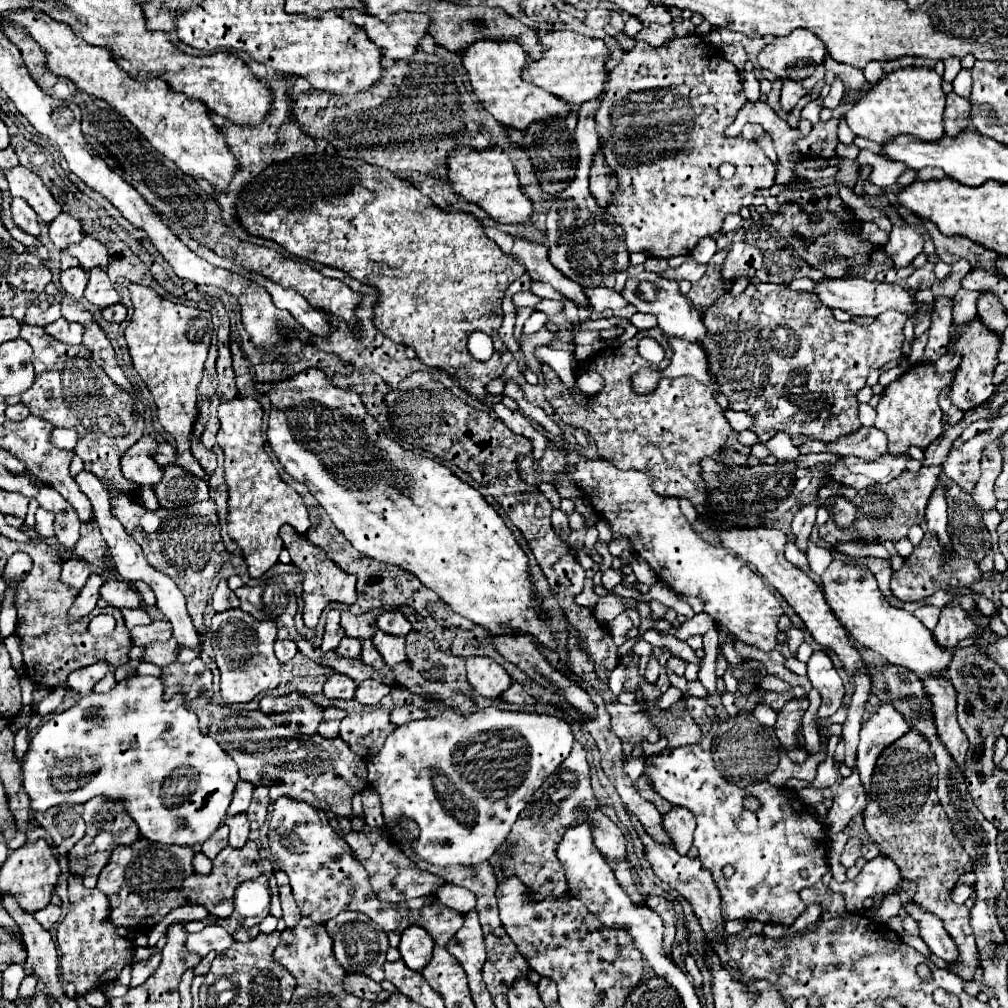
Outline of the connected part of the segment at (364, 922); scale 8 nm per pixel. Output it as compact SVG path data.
M344 912L332 918L326 924L326 930L334 942L334 956L348 974L366 974L374 982L384 980L382 964L386 962L386 950L390 946L388 946L388 936L378 928L376 922L372 922L366 914L360 912Z

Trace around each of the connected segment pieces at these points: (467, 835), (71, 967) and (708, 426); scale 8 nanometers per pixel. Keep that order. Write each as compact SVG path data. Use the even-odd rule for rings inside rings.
M494 706L482 708L482 710L478 710L478 712L470 714L470 716L458 716L454 710L444 710L442 716L424 718L424 720L418 720L418 722L408 722L408 724L396 728L386 738L384 748L374 758L370 758L370 762L368 762L368 784L374 790L378 790L378 794L382 796L384 818L390 824L398 822L402 818L412 818L412 820L418 822L418 826L420 826L420 838L414 842L414 852L416 852L416 856L420 860L426 860L426 862L436 864L436 866L456 866L456 864L472 866L472 864L486 862L496 852L496 848L506 840L506 836L510 834L512 824L518 820L520 812L526 808L526 804L530 802L532 794L568 758L572 742L574 742L574 736L572 736L570 724L564 722L564 720L560 720L560 718L556 718L556 716L548 716L548 714L526 714L526 712L502 712L502 710L494 708Z
M70 876L68 882L70 910L64 920L58 924L56 942L60 950L60 974L62 978L88 978L86 982L76 984L78 996L84 996L90 986L112 982L118 978L120 970L132 962L132 944L118 936L116 928L110 924L108 898L98 888L88 890L82 884L80 876Z
M656 328L652 330L642 330L638 332L632 340L624 344L608 344L602 350L594 354L594 360L590 360L590 368L604 378L604 388L596 396L588 396L586 404L580 404L574 398L574 392L564 386L564 382L558 378L558 374L548 366L542 364L542 374L544 374L544 396L554 408L554 414L560 416L560 420L568 426L582 428L588 432L588 436L594 440L600 458L612 462L620 470L640 470L650 476L652 488L660 496L668 498L688 498L692 500L696 512L702 516L706 522L710 522L714 527L715 522L711 519L712 511L708 508L708 488L706 482L702 480L702 470L698 460L710 456L718 458L726 468L734 466L748 466L748 456L738 454L736 450L726 450L724 456L718 454L720 446L726 446L726 440L732 432L732 426L722 414L720 404L714 400L714 388L704 386L696 378L660 378L660 384L656 392L648 396L640 396L630 392L628 380L630 376L642 368L642 366L652 366L658 372L662 372L672 356L672 350L666 348L666 338L664 332ZM640 338L654 338L666 352L664 360L660 364L650 364L638 354L638 340Z

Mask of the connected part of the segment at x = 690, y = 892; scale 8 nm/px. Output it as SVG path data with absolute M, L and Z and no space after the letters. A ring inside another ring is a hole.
M630 818L630 820L632 820L632 824L634 824L634 828L636 828L636 832L638 832L640 840L642 840L642 844L644 844L646 860L650 862L654 874L656 874L662 882L670 884L680 896L684 896L684 898L690 902L694 914L698 916L698 920L700 920L700 924L702 924L702 930L706 932L706 938L710 938L712 944L724 944L724 918L722 918L722 914L720 914L720 892L718 892L718 888L716 888L716 882L712 880L712 874L708 874L708 870L704 870L704 866L700 864L698 858L692 860L692 858L688 858L688 856L680 856L680 854L674 850L672 844L654 842L654 840L644 832L644 828L642 828L642 824L640 824L638 820L634 820L634 818Z

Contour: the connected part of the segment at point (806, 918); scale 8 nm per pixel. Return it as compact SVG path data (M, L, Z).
M809 904L803 914L801 914L794 922L794 926L790 926L792 930L801 931L806 926L817 921L820 916L821 908L819 904Z

